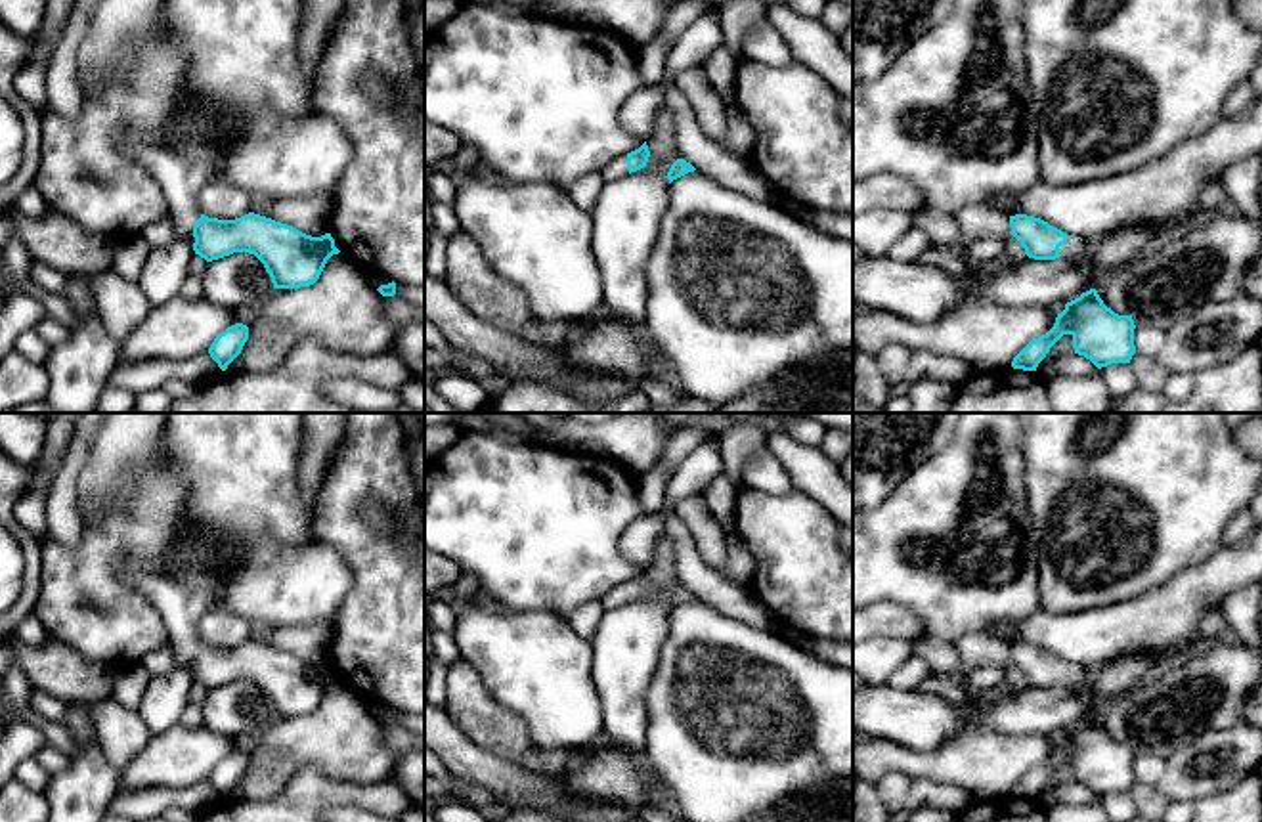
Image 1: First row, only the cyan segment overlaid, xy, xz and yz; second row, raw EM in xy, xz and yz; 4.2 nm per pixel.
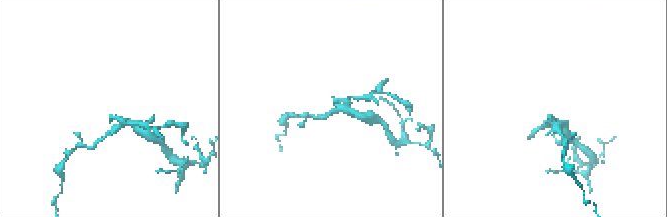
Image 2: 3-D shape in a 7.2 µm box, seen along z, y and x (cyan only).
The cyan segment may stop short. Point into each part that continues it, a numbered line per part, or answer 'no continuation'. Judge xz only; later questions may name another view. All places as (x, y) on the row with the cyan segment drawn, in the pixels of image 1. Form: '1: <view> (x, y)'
1: xz (618, 167)

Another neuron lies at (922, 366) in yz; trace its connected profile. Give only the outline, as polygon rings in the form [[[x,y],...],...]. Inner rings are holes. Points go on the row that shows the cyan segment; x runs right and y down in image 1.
[[[914,350],[906,365],[904,380],[910,384],[918,380],[941,380],[958,390],[971,375],[973,369],[962,357]]]

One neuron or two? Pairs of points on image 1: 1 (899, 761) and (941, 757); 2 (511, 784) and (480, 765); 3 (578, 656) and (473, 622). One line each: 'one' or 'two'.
1: one
2: one
3: one

